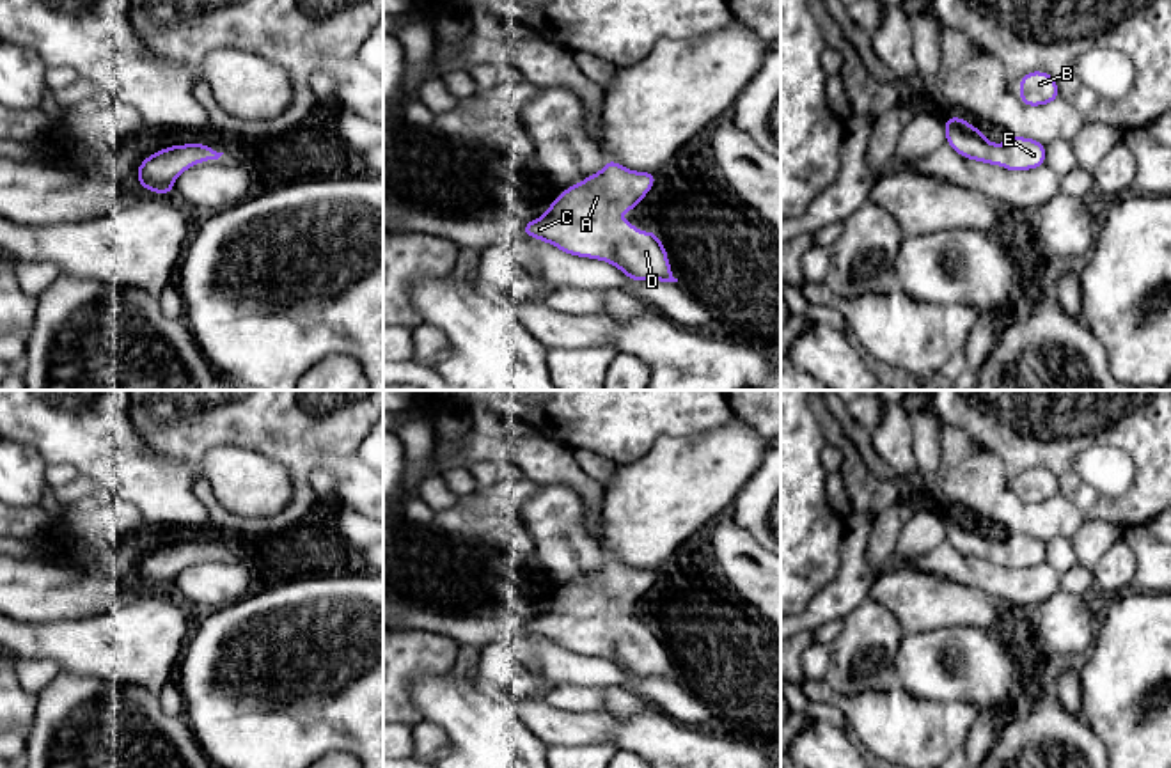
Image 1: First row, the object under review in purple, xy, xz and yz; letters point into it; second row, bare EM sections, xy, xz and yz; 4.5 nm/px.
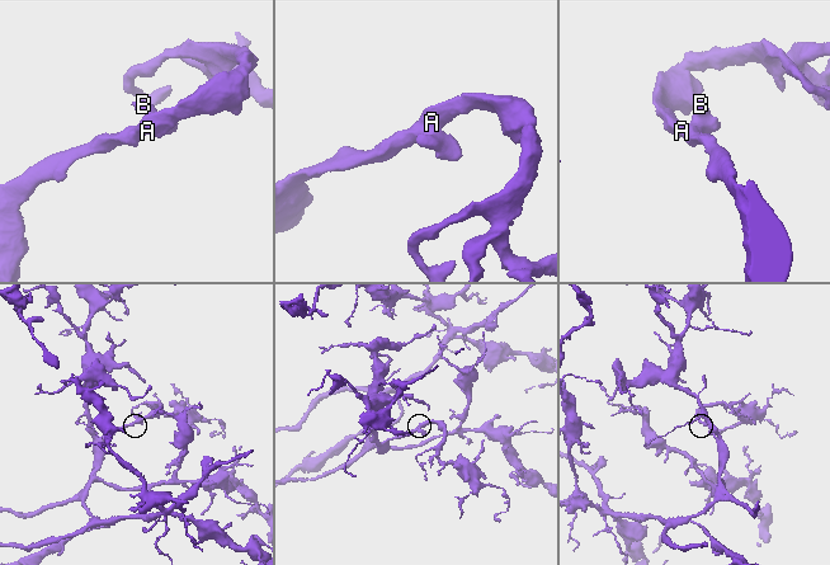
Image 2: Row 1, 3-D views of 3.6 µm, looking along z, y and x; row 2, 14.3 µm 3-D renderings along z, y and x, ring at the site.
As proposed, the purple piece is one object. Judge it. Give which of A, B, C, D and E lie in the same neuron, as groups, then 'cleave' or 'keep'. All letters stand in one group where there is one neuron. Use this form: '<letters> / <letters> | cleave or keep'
A B C D E | keep

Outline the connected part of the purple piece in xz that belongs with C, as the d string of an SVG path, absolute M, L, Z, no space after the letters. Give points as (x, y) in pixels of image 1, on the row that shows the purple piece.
M607 158L605 167L598 174L561 192L543 216L523 223L522 232L546 241L568 255L610 263L635 282L678 282L672 277L667 250L660 238L653 231L639 232L633 222L623 222L616 216L617 213L630 213L641 204L655 181L656 172L630 170Z

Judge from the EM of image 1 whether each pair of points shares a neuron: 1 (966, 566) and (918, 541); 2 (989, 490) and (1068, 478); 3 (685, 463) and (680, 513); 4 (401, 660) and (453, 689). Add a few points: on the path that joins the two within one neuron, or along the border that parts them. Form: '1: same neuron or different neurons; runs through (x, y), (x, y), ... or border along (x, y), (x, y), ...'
1: different neurons; border along (944, 540), (916, 557), (896, 556)
2: different neurons; border along (1060, 495), (1084, 520)
3: same neuron; runs through (685, 476), (680, 486), (680, 501)
4: different neurons; border along (451, 669), (421, 674), (414, 681), (419, 717)

